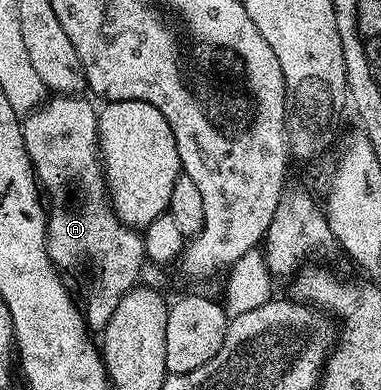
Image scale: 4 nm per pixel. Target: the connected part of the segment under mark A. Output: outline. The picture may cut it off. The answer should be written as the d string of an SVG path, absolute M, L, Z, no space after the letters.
M76 94L47 97L41 106L25 115L21 123L24 149L28 152L28 160L48 207L46 251L59 271L72 283L87 326L91 331L101 332L108 320L112 320L116 304L120 304L128 291L139 285L142 262L147 261L147 256L141 233L135 227L126 225L110 204L106 175L102 172L102 159L98 153L98 110L89 100L89 97Z

